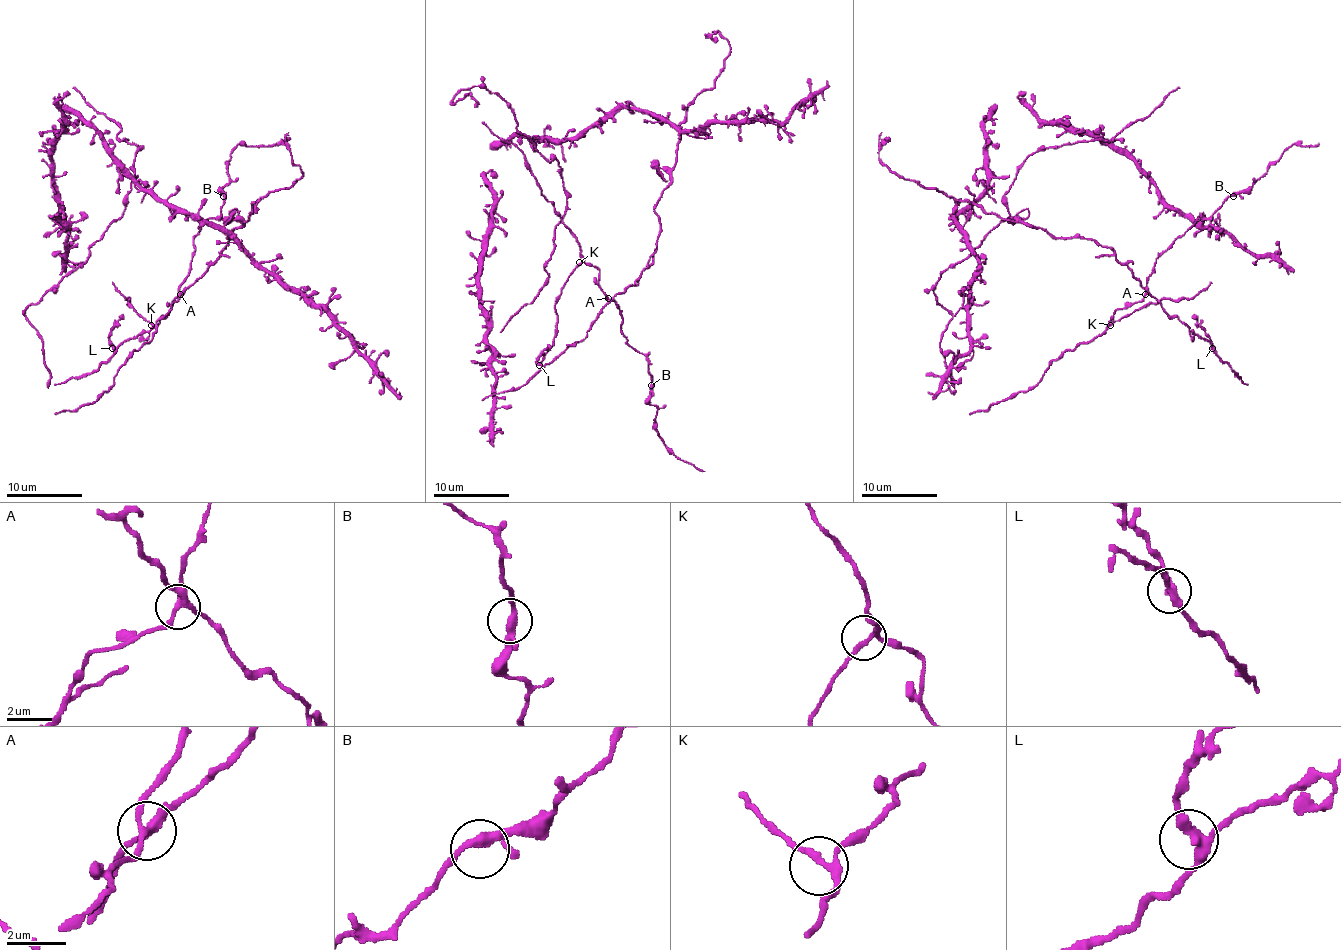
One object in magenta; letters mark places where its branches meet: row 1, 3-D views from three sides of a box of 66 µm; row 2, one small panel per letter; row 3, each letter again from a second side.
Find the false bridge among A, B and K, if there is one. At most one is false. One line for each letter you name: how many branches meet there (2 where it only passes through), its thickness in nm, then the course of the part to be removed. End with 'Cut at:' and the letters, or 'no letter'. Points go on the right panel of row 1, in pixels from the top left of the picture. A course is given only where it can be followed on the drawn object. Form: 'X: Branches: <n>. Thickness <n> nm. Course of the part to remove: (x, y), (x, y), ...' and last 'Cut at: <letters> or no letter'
A: Branches: 4. Thickness 240 nm. Course of the part to remove: (1146, 295), (1108, 247), (1078, 238), (1051, 238), (1028, 223), (1000, 219), (894, 173), (881, 160), (881, 132)
Cut at: A

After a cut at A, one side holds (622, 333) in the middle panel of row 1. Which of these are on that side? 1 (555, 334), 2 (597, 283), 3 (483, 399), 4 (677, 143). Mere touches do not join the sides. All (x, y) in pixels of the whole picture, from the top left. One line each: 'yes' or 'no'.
1: yes
2: yes
3: no
4: no

